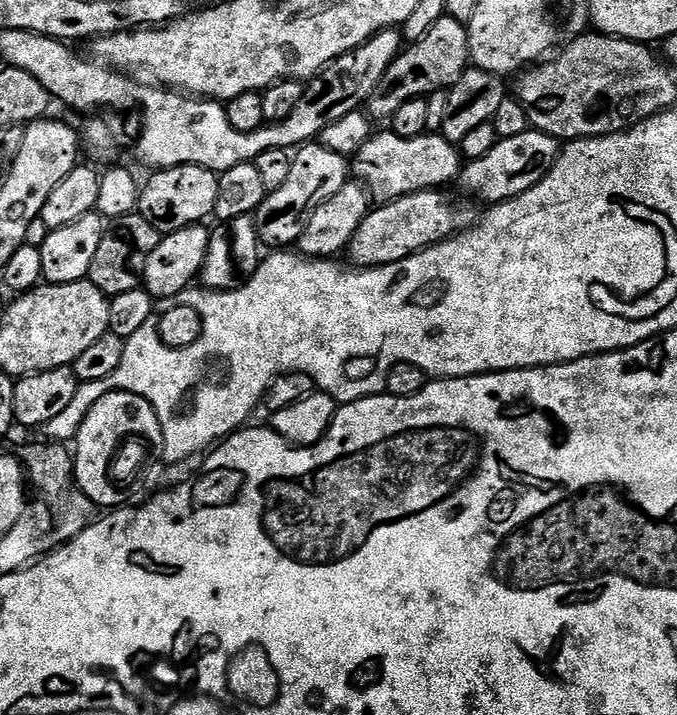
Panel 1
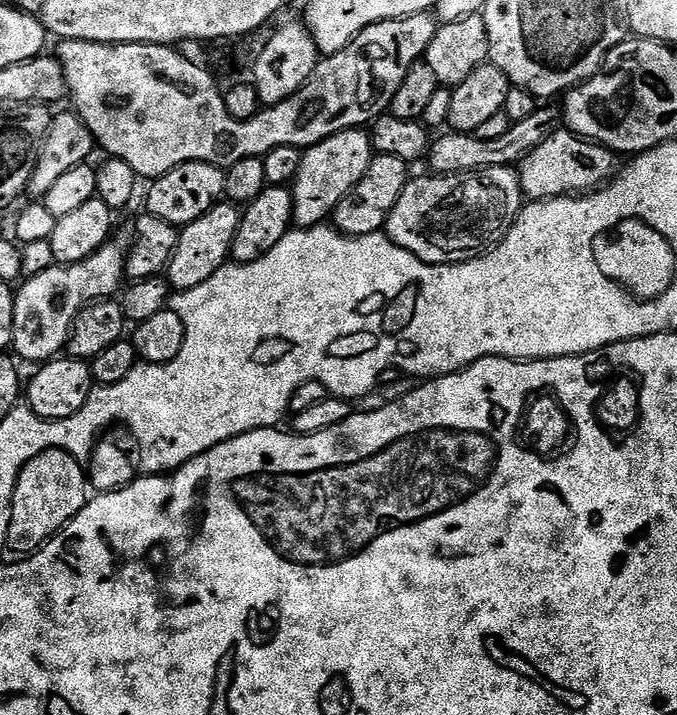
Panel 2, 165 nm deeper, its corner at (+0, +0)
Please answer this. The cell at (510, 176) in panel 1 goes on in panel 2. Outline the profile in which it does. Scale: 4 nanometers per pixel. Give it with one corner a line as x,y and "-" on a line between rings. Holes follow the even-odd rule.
557,130
550,134
550,138
546,138
546,142
534,146
528,156
521,158
518,165
521,193
529,201
587,194
603,188
612,179
618,168
615,159
617,157
611,148
584,140
575,132

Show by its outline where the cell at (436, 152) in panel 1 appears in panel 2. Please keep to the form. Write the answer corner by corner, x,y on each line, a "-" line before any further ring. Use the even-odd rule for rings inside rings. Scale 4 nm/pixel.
538,106
534,110
534,114
530,114
530,118
526,118
526,122
518,122
517,124
512,124
510,126
510,130
506,130
506,134
500,135
499,138
490,138
489,140
480,140
479,138
476,137
475,134
469,134
467,132
454,132
451,130
445,131
443,134
445,136
440,136
431,141
430,144
430,157
432,156
432,168
431,171
435,173
435,175
438,176
453,176
454,174
458,174
459,172
477,172
478,170
482,170
483,168
506,168
509,166
516,166
519,165
519,162
523,156
528,156
530,154
530,150
534,150
534,146
538,146
542,142
546,142
546,138
550,138
550,134
554,134
558,130
558,125
561,123
562,116
559,111
556,112
552,108
544,108
544,106

